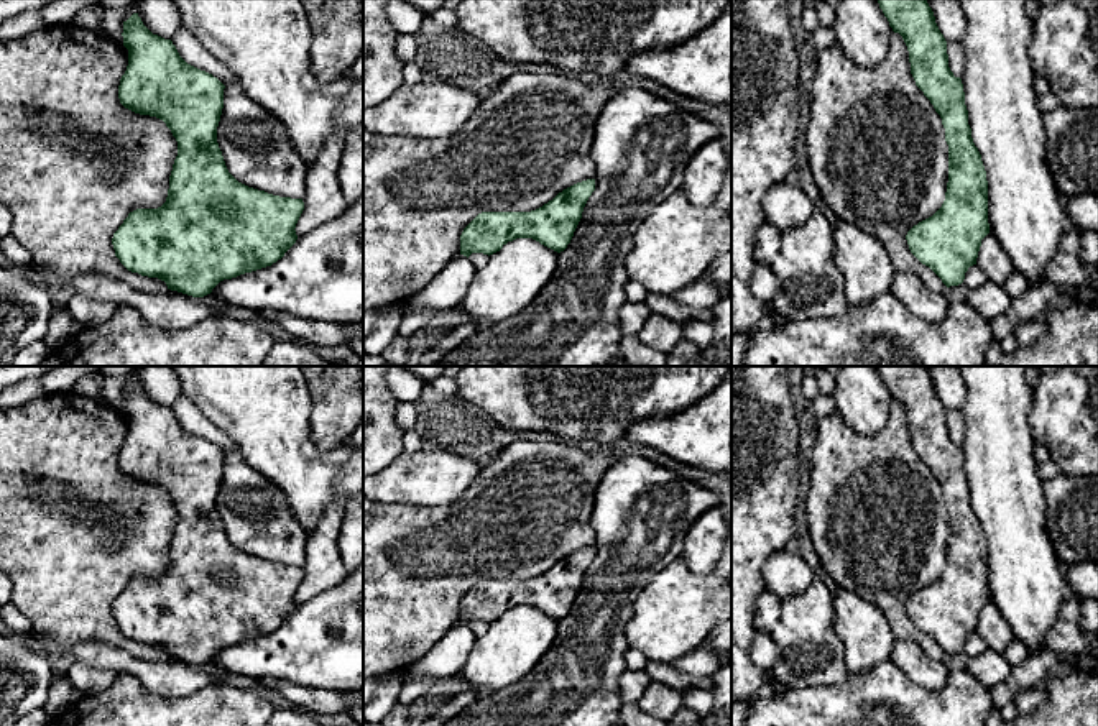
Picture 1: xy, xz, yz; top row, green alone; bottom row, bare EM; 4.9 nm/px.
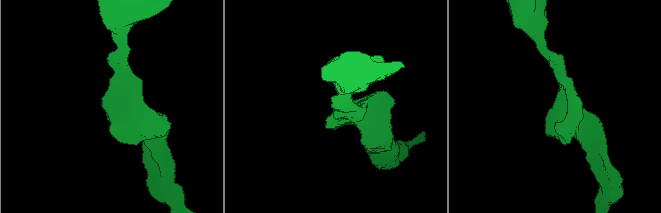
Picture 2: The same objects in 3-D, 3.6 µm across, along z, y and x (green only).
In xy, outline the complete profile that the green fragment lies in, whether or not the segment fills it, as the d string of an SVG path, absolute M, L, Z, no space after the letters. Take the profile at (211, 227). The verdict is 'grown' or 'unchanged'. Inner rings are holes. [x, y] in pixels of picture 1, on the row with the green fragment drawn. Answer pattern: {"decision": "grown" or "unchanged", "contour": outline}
{"decision": "unchanged", "contour": "M133 13L123 21L123 46L128 66L120 79L120 103L140 115L163 120L178 141L178 156L169 176L166 202L158 209L136 209L113 233L115 256L131 273L158 278L168 289L204 297L224 279L271 266L296 243L296 223L304 210L302 199L279 197L238 182L227 169L217 143L225 85L212 74L187 64L171 39L153 34Z"}

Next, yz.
{"decision": "unchanged", "contour": "M878 0L878 3L893 31L902 36L909 51L911 74L940 115L948 145L945 200L932 217L914 225L906 240L911 253L929 266L947 287L958 286L968 268L976 264L981 240L990 233L986 171L971 138L963 84L948 67L947 41L927 0Z"}

